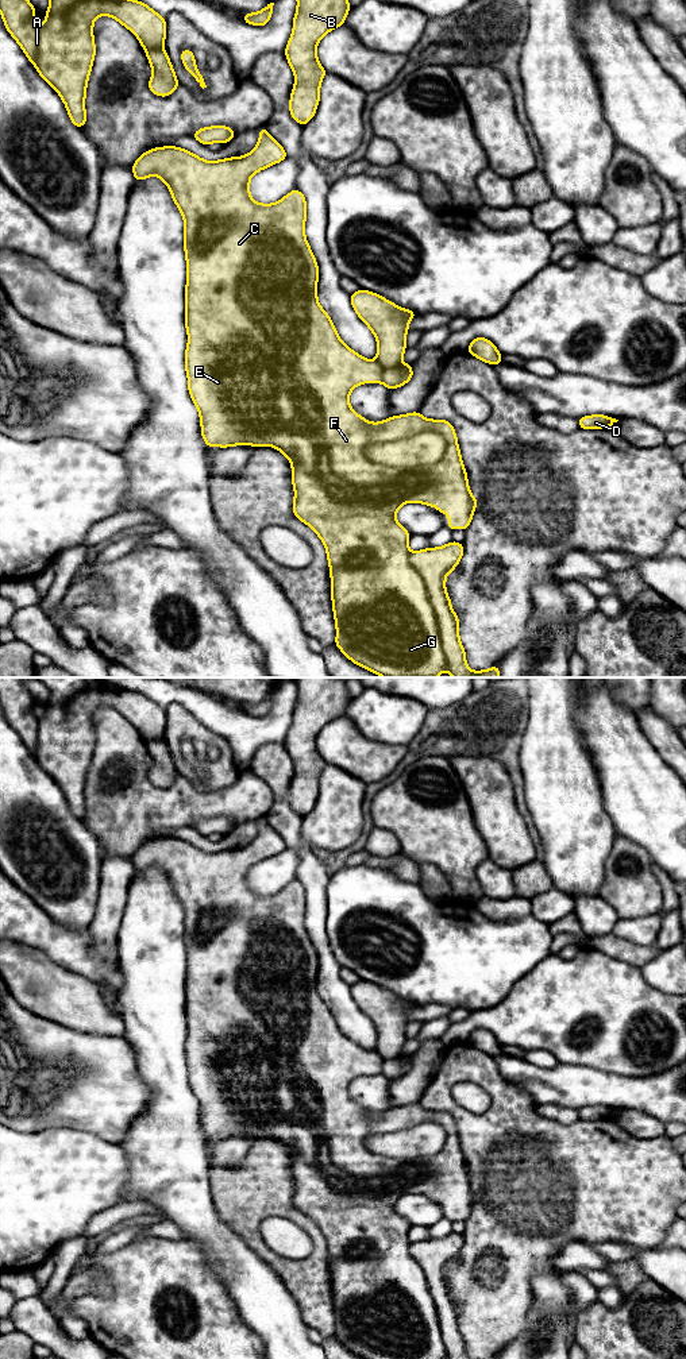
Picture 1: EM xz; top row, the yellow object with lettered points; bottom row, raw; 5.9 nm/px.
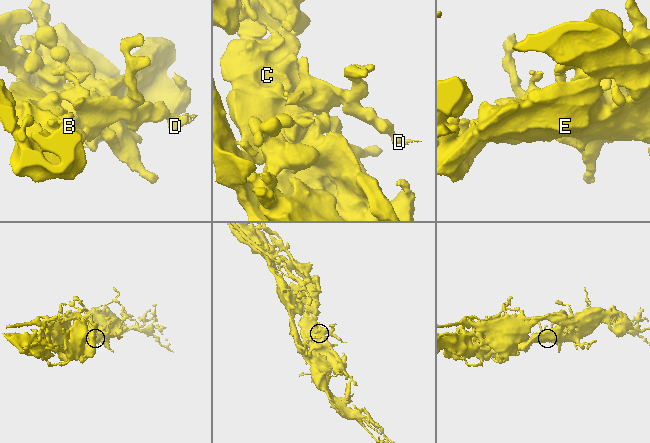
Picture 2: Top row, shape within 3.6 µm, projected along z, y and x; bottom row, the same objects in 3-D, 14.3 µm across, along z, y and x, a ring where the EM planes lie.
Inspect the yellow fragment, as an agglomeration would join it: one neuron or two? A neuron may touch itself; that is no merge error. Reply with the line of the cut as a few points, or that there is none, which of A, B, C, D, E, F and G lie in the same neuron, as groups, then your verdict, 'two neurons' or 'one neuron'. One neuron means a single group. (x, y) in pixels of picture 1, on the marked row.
cut none; groups A B C D E F G; one neuron

